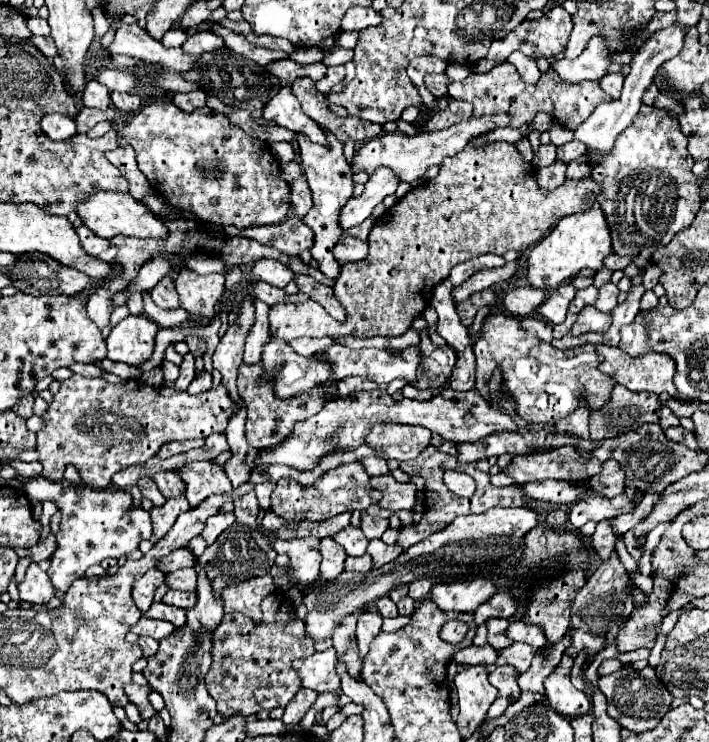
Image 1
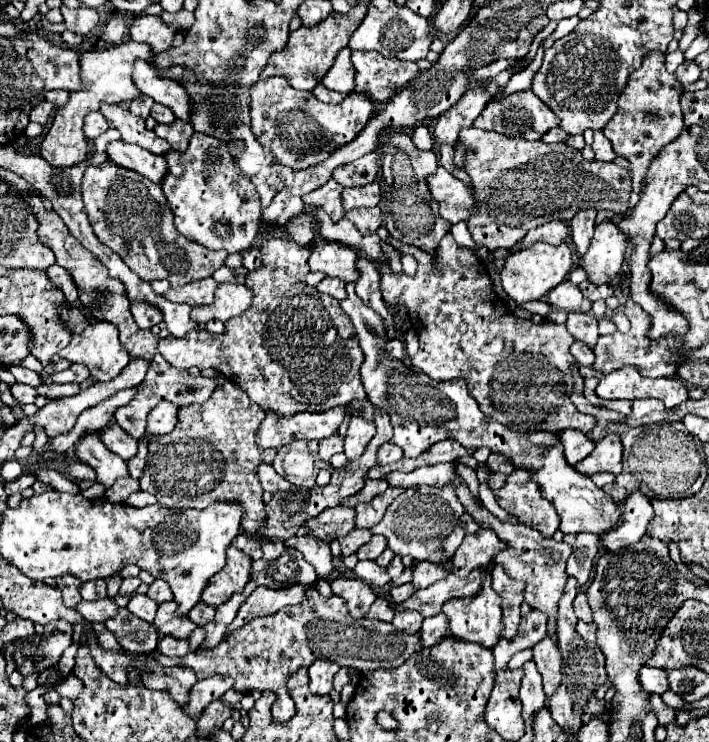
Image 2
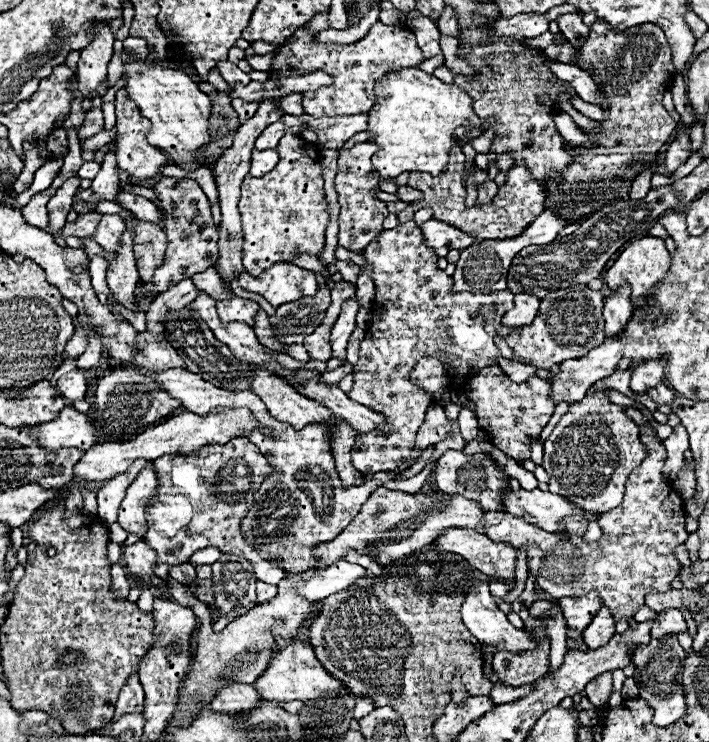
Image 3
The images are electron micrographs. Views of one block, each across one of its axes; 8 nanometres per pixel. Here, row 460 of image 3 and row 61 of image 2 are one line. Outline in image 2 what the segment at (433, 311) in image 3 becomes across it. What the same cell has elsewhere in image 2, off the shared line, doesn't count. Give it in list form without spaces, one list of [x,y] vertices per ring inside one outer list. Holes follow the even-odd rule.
[[[352,52],[352,64],[356,68],[356,90],[364,92],[374,102],[388,102],[410,80],[418,76],[416,62],[402,62],[396,58],[384,58],[376,52]]]

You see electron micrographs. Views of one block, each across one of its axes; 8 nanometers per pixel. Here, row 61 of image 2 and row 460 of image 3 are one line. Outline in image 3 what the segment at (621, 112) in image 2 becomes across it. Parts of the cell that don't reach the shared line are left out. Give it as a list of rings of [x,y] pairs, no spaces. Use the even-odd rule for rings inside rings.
[[[652,426],[642,428],[640,432],[642,432],[644,444],[648,446],[648,458],[644,458],[642,464],[636,466],[632,470],[632,474],[628,476],[622,504],[600,514],[600,528],[604,530],[604,540],[600,540],[596,544],[584,542],[580,536],[580,532],[584,532],[584,520],[576,520],[576,518],[564,520],[564,532],[556,534],[556,532],[546,532],[512,514],[504,514],[504,512],[484,512],[482,514],[482,526],[484,526],[484,532],[488,538],[492,538],[496,542],[510,542],[514,548],[522,548],[528,544],[528,558],[530,558],[528,570],[530,570],[530,574],[534,574],[536,584],[542,592],[546,592],[554,600],[560,600],[564,596],[584,596],[592,590],[598,590],[602,596],[602,604],[612,610],[612,616],[616,620],[632,618],[638,612],[638,608],[644,606],[644,596],[650,590],[668,590],[670,588],[670,582],[678,576],[678,568],[680,568],[674,548],[680,546],[682,542],[686,542],[686,538],[688,538],[688,532],[684,528],[682,498],[674,492],[674,488],[670,484],[666,484],[662,480],[666,450],[664,450],[664,446],[660,446],[660,442],[656,438],[656,430]]]

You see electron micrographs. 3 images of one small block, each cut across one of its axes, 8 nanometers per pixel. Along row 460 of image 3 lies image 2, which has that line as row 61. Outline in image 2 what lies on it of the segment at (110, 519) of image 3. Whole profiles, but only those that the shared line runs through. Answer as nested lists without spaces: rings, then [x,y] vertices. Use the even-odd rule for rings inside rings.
[[[136,58],[136,62],[134,62],[132,80],[134,80],[136,88],[138,88],[144,96],[150,96],[150,98],[154,98],[158,104],[168,106],[168,108],[174,112],[176,118],[188,120],[188,116],[190,116],[190,98],[188,98],[186,90],[184,90],[178,82],[174,82],[174,80],[170,80],[170,78],[158,74],[158,72],[156,72],[146,60],[142,60],[142,58]]]

